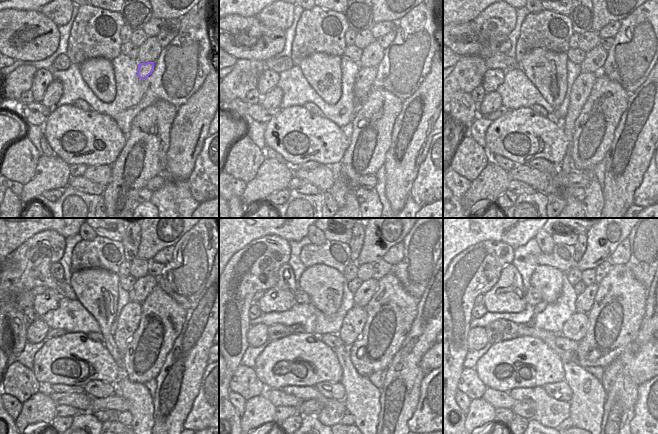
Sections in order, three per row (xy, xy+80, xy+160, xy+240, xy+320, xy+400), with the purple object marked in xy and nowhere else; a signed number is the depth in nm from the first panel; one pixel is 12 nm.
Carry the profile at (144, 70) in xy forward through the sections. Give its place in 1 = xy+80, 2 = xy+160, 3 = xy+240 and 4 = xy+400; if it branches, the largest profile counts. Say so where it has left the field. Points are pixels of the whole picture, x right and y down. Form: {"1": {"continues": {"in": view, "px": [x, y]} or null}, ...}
{"1": {"continues": {"in": "xy+80", "px": [363, 83]}}, "2": {"continues": {"in": "xy+160", "px": [582, 85]}}, "3": {"continues": {"in": "xy+240", "px": [130, 315]}}, "4": {"continues": {"in": "xy+400", "px": [575, 328]}}}

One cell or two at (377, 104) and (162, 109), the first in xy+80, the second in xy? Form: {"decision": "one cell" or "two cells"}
{"decision": "one cell"}

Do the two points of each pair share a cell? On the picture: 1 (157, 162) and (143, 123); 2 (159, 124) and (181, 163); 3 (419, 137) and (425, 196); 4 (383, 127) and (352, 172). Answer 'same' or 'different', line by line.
1: same
2: different
3: different
4: same

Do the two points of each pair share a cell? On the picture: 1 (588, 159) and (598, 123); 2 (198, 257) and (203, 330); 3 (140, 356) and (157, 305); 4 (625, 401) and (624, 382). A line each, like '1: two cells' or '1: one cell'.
1: one cell
2: two cells
3: one cell
4: one cell

